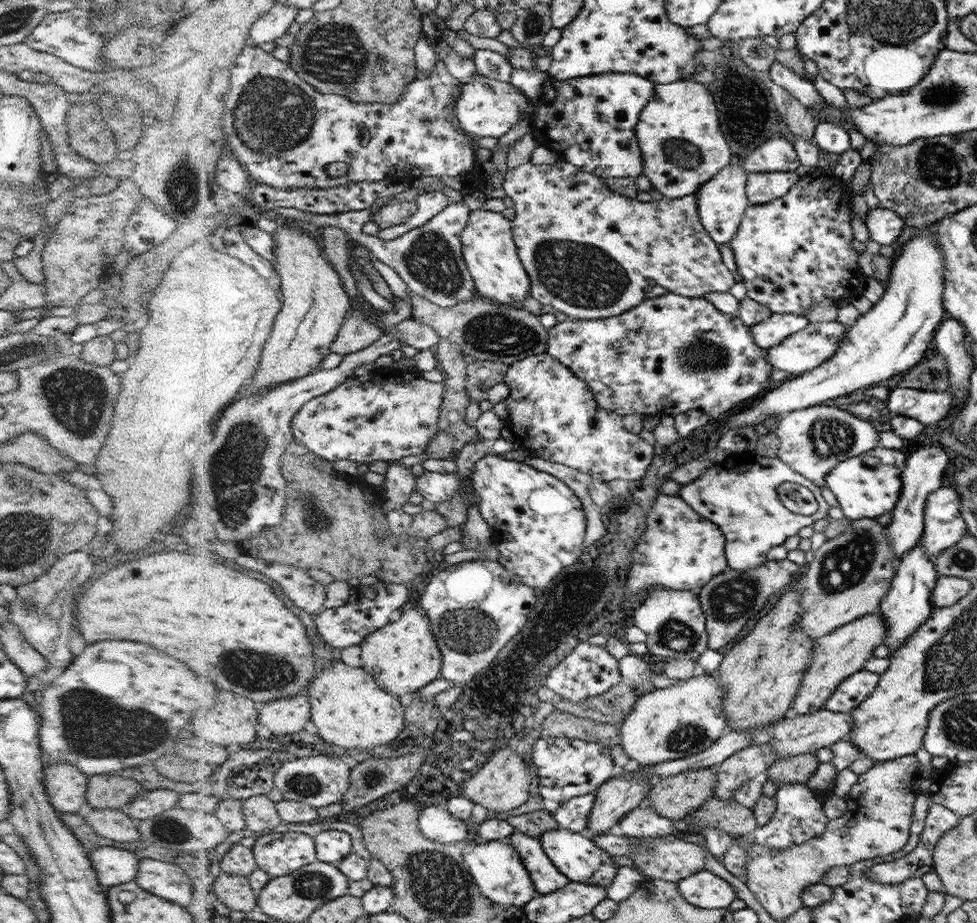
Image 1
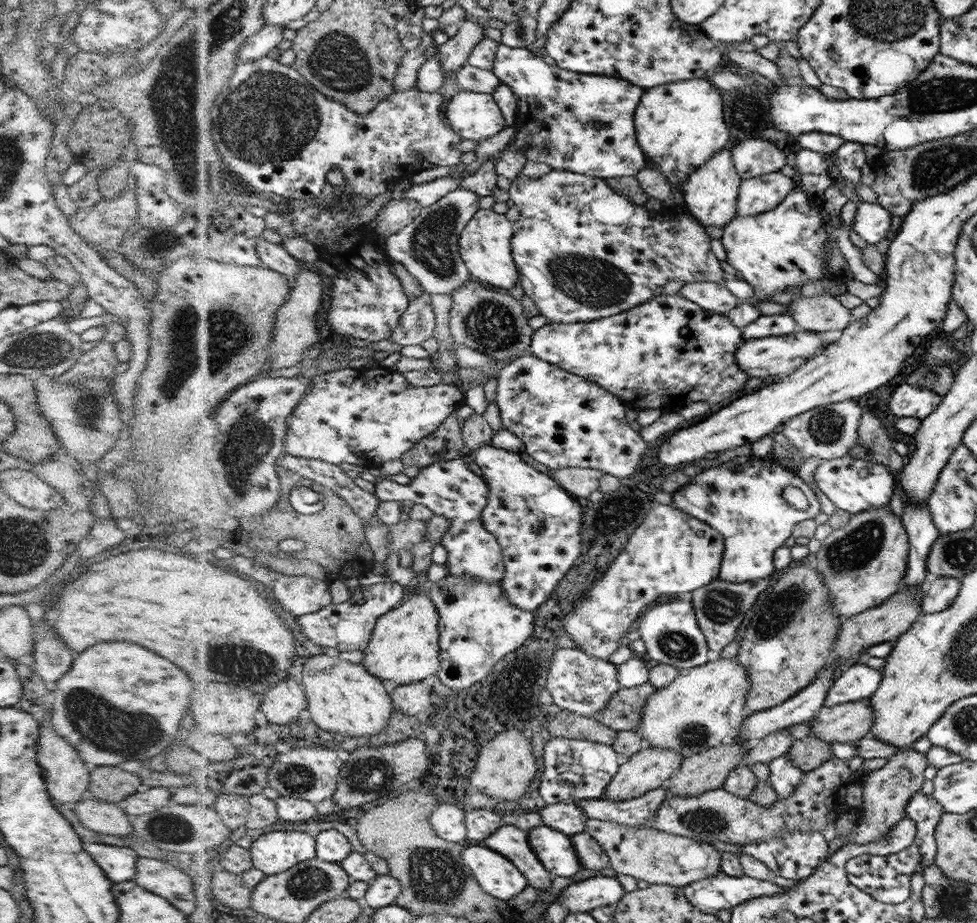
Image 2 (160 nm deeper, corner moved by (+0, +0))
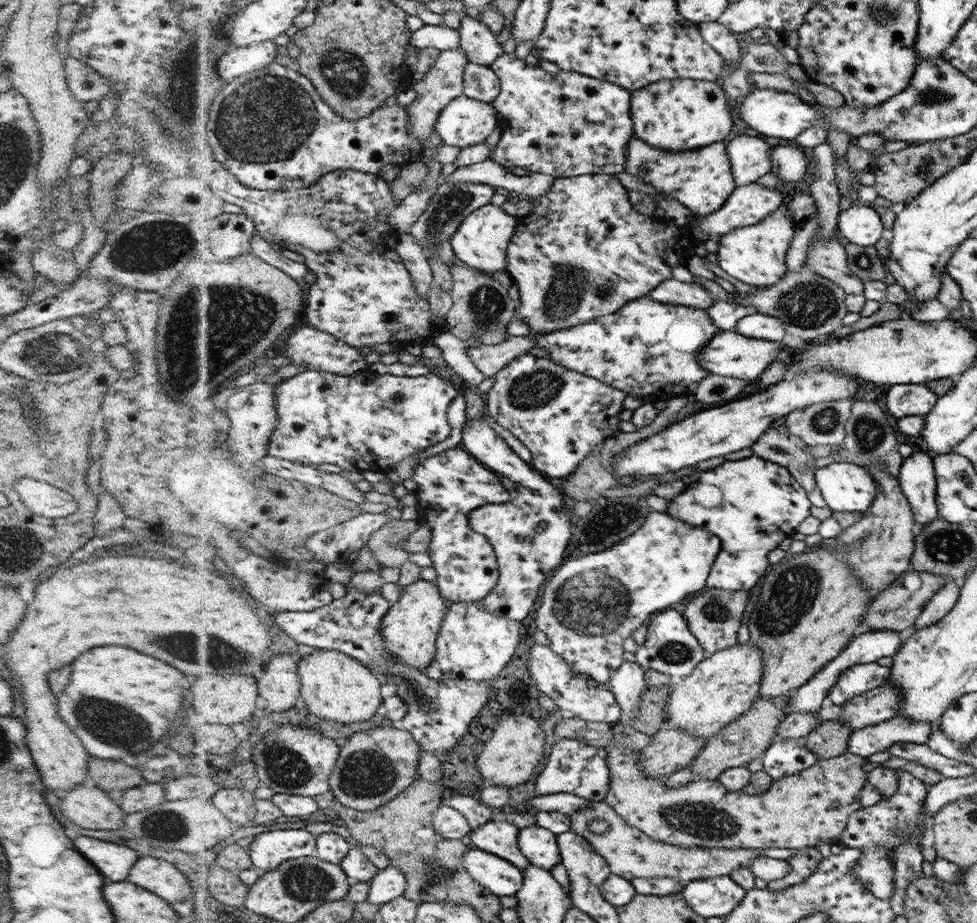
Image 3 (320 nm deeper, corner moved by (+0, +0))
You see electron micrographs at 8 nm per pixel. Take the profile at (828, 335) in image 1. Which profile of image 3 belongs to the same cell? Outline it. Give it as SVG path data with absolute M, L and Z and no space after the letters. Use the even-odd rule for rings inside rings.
M735 329L718 331L710 342L697 354L697 361L702 369L710 371L712 375L726 376L736 378L746 382L753 383L760 378L764 372L784 351L786 345L769 340L758 340L757 338L748 338L743 334L738 334Z

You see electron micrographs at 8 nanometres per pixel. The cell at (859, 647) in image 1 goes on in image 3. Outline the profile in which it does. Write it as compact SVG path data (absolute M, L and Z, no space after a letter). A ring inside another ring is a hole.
M917 572L917 574L921 580L918 590L908 590L904 585L903 578L897 578L897 581L892 582L883 591L876 594L868 611L863 614L862 632L888 629L906 634L911 630L927 603L949 580L944 576L927 572Z

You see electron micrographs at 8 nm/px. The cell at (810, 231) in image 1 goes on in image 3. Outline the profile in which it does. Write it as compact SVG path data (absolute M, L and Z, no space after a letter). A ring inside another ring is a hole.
M788 201L758 224L745 226L744 229L734 229L720 236L718 266L726 274L750 286L777 285L782 278L786 278L786 274L789 273L785 262L786 253L795 232L803 226L793 219L787 206Z

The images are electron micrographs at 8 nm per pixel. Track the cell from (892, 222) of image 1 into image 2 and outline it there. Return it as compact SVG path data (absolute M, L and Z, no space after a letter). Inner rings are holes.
M859 202L851 230L868 245L876 245L890 232L890 211L878 203Z

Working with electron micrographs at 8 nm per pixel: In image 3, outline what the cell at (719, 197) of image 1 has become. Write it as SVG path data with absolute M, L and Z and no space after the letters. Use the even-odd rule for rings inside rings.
M634 134L626 147L625 157L627 158L626 173L638 176L671 199L676 198L692 213L698 215L712 214L722 209L738 187L733 175L732 163L729 161L728 147L723 141L701 149L676 152L650 146Z

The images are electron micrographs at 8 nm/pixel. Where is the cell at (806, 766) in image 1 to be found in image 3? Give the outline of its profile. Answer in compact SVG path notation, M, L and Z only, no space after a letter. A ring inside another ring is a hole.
M824 722L805 737L802 744L808 752L820 756L820 760L832 759L846 753L852 732L852 728L842 722Z

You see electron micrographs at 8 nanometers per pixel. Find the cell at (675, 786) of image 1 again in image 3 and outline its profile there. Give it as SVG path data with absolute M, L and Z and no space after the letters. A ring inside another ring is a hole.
M790 695L779 697L760 697L750 705L750 709L736 722L720 730L714 738L708 739L708 742L702 748L701 753L693 762L686 767L694 772L694 781L717 780L722 771L738 766L745 767L753 759L762 757L767 749L772 745L774 737L778 734L778 726L786 717L786 711L789 708Z

